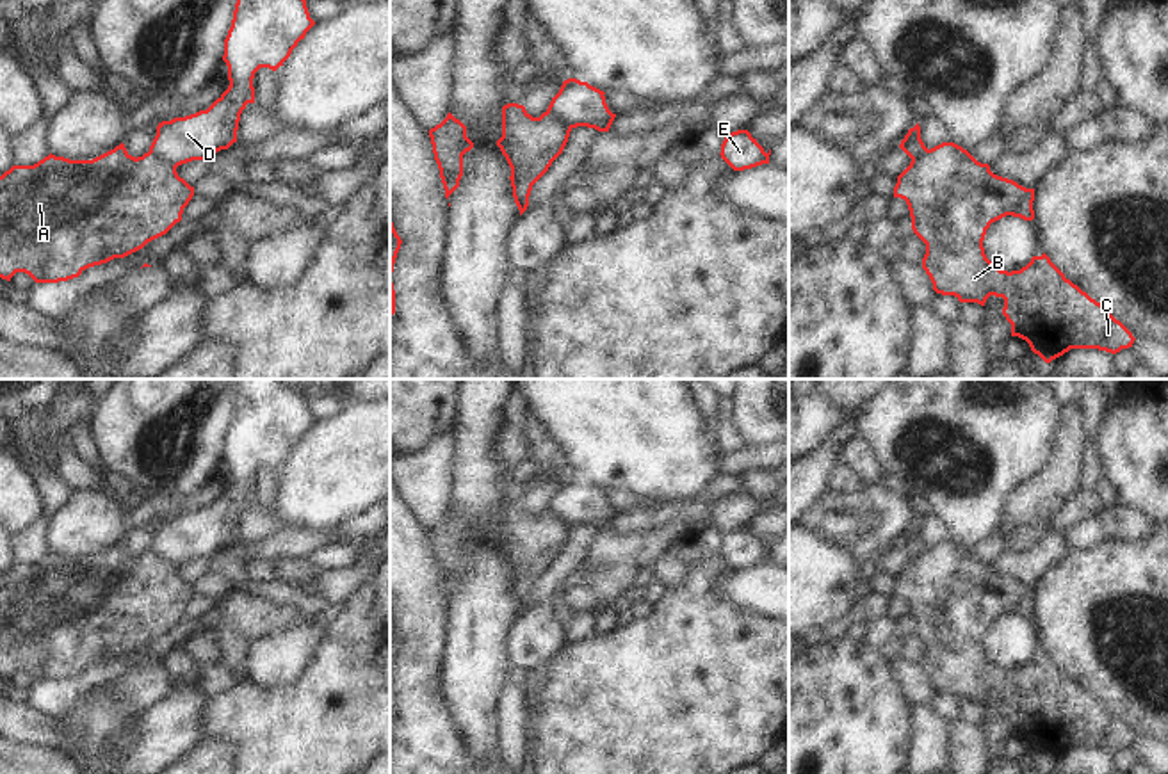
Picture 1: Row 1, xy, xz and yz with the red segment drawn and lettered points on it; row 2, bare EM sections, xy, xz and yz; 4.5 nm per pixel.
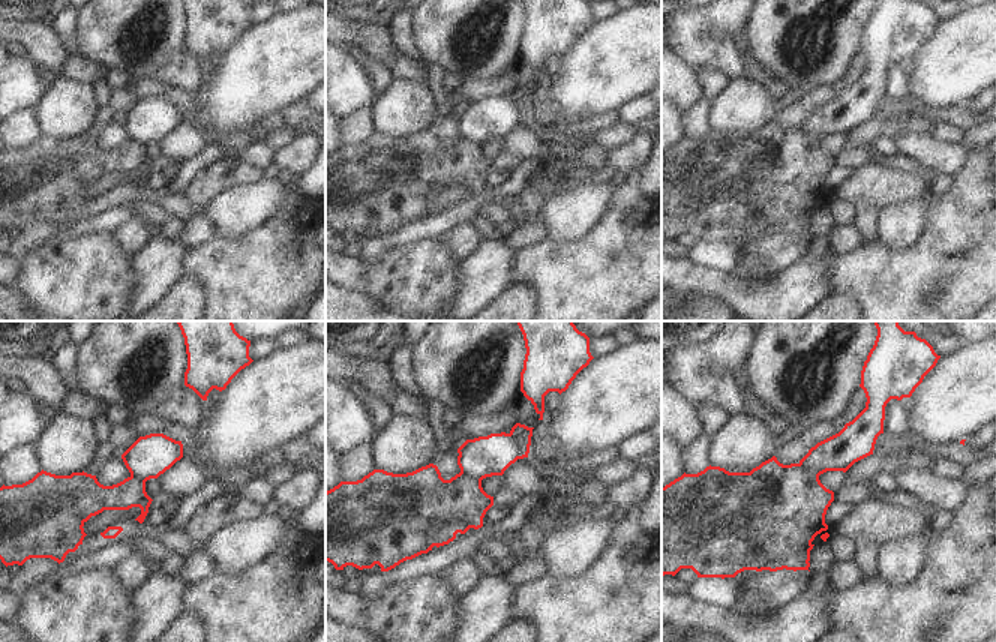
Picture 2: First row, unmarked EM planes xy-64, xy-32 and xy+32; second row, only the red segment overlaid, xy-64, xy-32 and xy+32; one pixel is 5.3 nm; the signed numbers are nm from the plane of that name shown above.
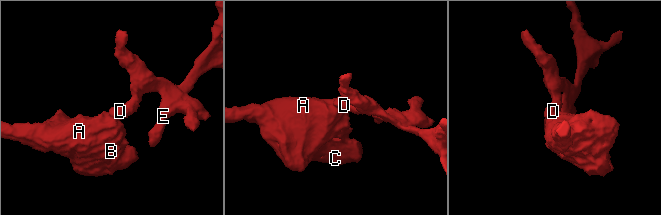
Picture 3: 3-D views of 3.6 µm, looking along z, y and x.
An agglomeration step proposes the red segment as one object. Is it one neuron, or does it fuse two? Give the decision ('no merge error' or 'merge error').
merge error

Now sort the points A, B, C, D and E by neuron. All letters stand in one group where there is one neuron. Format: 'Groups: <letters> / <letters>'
Groups: A B C / D E

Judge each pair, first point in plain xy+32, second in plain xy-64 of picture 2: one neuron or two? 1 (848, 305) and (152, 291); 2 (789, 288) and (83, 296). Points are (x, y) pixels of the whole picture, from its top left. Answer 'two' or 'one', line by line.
1: two
2: two

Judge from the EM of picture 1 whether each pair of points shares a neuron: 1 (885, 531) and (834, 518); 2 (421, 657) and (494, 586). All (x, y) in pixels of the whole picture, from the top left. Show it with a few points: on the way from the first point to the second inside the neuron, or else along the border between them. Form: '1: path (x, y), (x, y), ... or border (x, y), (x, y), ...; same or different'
1: path (873, 522), (846, 520); same
2: border (449, 605), (438, 675); different

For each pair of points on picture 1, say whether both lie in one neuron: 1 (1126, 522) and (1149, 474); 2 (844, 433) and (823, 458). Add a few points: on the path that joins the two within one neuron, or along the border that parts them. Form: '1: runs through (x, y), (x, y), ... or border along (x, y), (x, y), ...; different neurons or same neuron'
1: border along (1119, 502), (1138, 507), (1149, 520); different neurons
2: runs through (839, 438), (828, 452); same neuron

